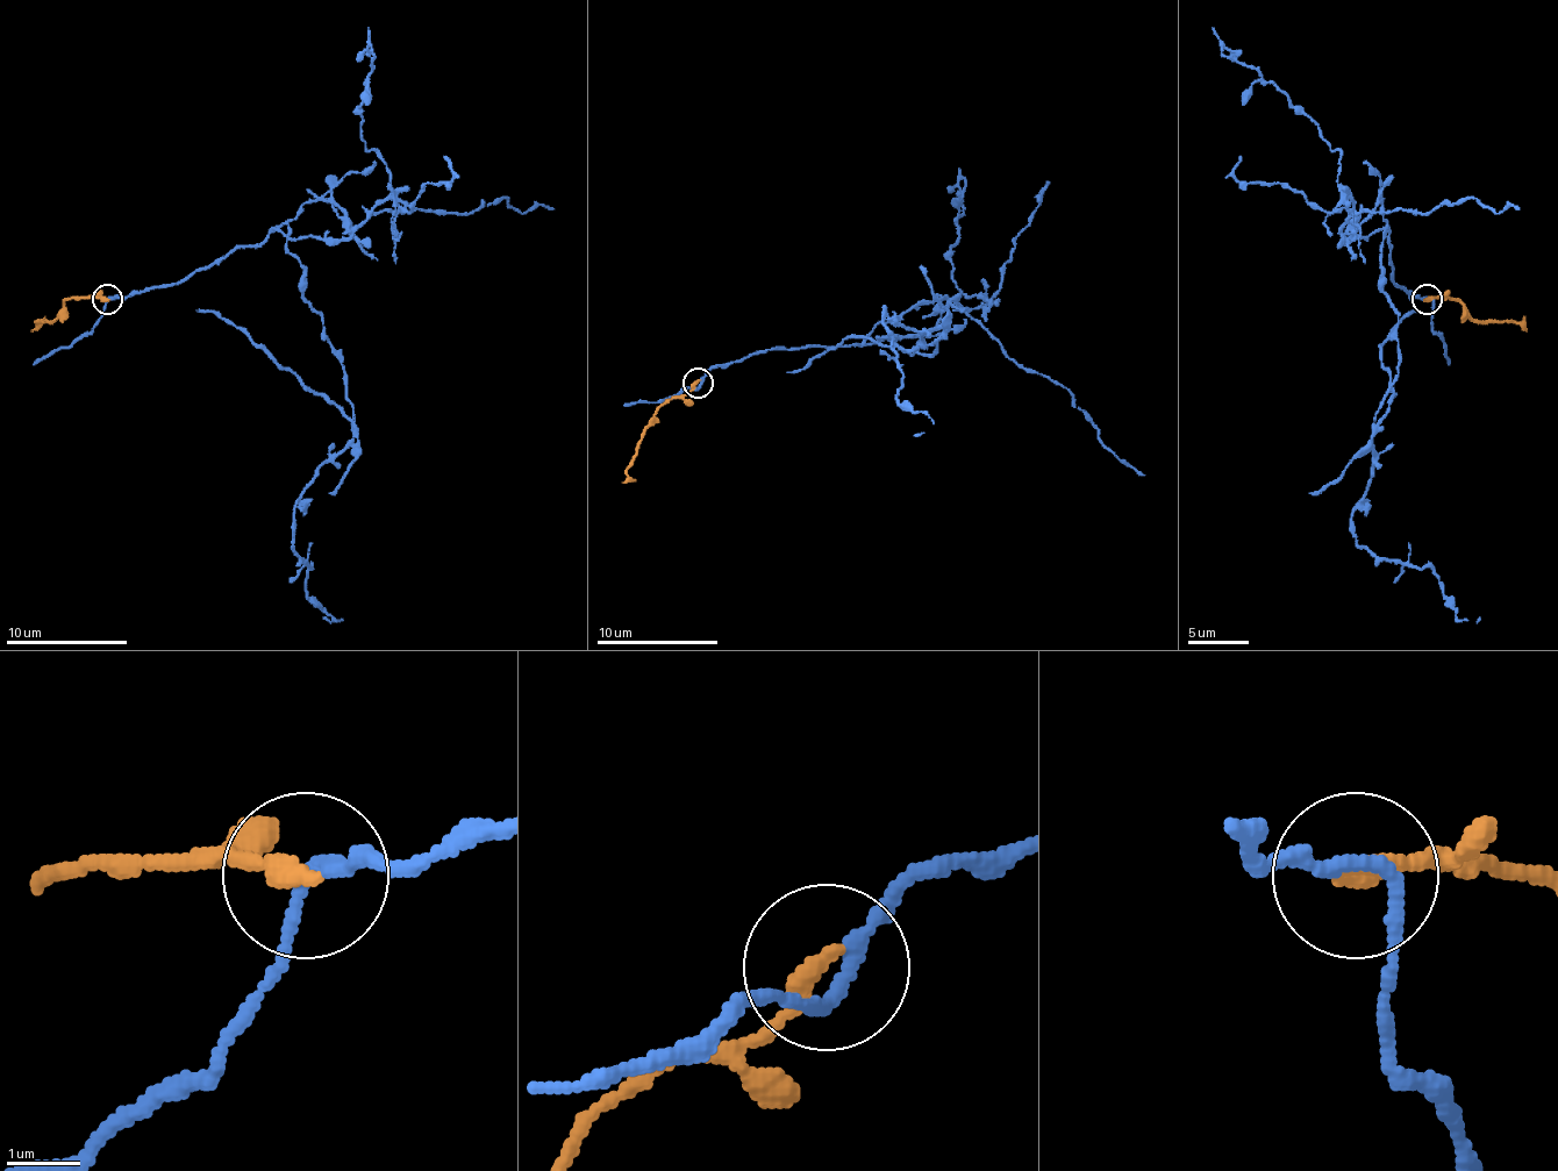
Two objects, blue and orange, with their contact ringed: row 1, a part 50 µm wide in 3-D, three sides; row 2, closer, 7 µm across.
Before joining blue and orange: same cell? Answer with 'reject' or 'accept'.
reject

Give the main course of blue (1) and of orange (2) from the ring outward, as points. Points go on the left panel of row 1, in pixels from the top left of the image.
1: (109, 297), (185, 281), (287, 228), (354, 412), (354, 436), (293, 506), (306, 591), (342, 621), (323, 618)
2: (106, 300), (70, 297), (51, 321), (36, 321), (30, 330)

